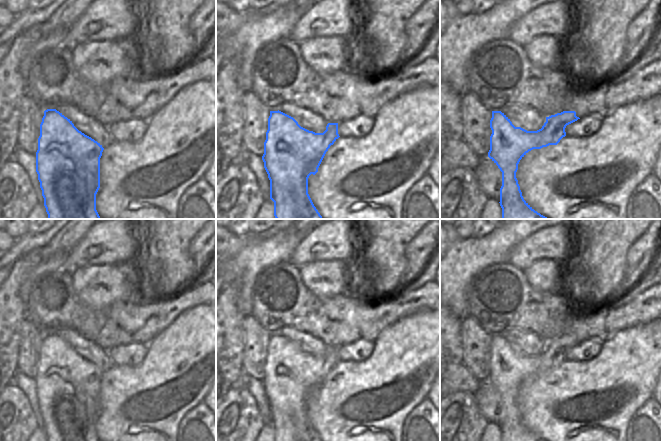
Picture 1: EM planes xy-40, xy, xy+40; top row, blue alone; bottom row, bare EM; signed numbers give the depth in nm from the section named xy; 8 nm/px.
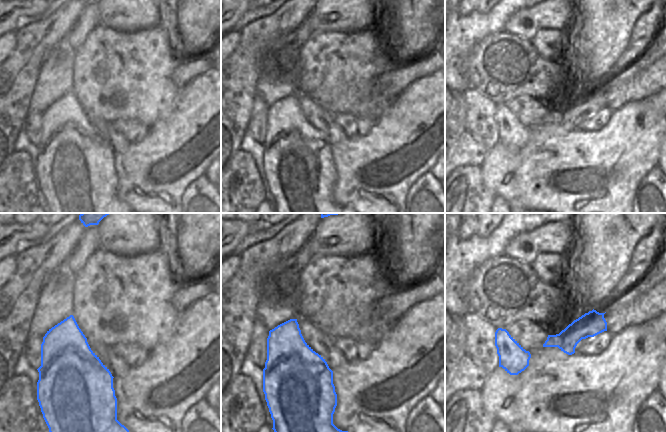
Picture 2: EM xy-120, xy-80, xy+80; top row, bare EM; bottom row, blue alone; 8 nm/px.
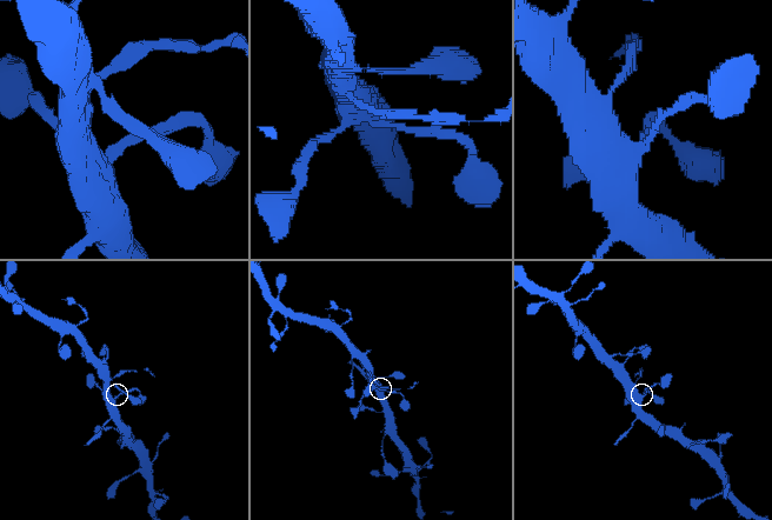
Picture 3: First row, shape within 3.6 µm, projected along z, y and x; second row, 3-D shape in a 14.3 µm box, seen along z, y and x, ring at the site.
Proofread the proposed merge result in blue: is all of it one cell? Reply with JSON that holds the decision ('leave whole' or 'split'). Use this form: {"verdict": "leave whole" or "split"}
{"verdict": "leave whole"}

